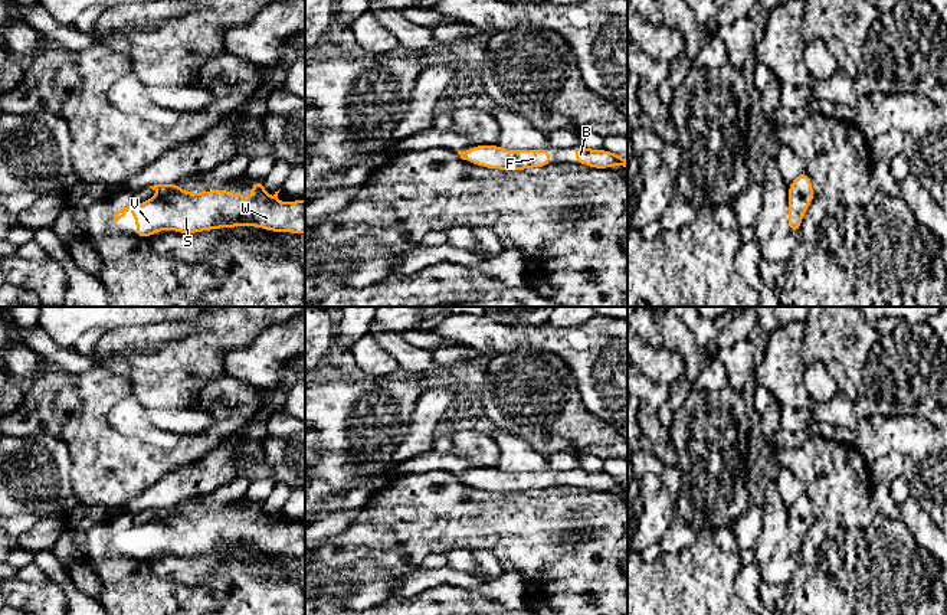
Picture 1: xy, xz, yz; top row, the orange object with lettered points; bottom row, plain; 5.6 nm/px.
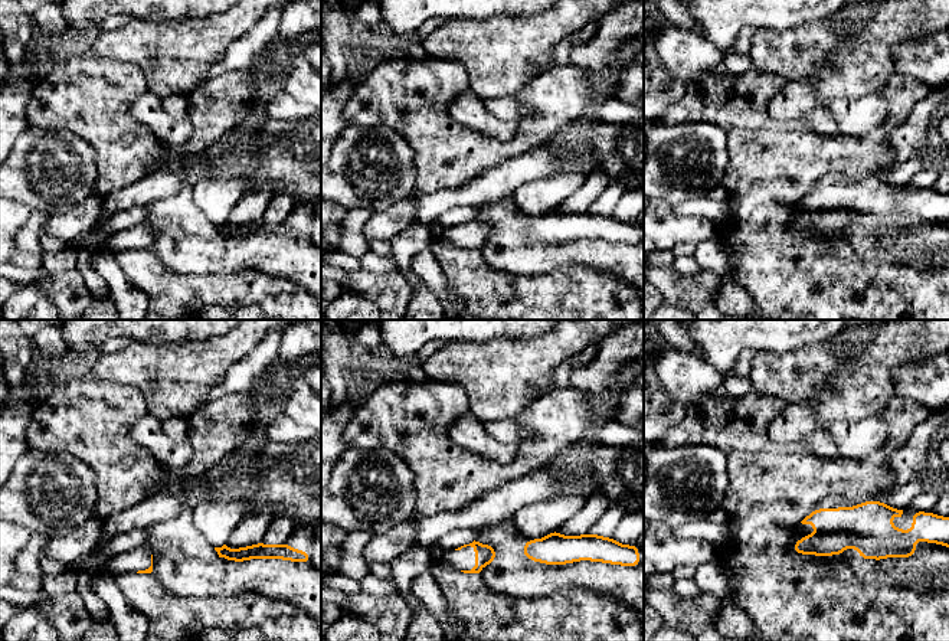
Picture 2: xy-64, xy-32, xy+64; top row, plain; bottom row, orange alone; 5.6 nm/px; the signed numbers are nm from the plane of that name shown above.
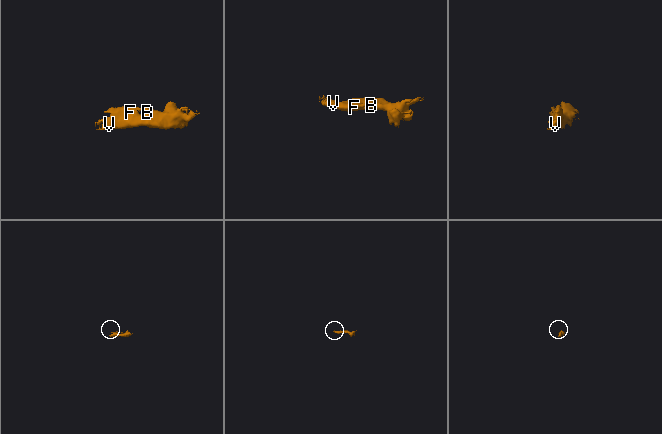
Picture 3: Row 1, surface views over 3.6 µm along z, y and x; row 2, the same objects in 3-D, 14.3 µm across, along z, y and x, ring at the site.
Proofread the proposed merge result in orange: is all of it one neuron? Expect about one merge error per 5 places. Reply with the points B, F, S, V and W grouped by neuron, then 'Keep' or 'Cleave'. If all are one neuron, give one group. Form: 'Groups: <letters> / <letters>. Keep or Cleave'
Groups: B F S V W. Keep

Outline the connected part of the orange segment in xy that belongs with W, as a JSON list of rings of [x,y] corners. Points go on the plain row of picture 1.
[[[263,503],[252,506],[252,519],[226,511],[189,516],[178,506],[150,508],[158,517],[127,529],[114,539],[117,546],[131,531],[137,544],[135,560],[147,560],[163,552],[196,556],[220,550],[256,549],[271,555],[305,556],[305,521],[282,526],[278,514],[266,519]]]

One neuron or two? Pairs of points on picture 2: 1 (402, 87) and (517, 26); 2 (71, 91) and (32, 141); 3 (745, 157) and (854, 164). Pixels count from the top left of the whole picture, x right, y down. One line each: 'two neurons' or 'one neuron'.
1: two neurons
2: two neurons
3: one neuron

